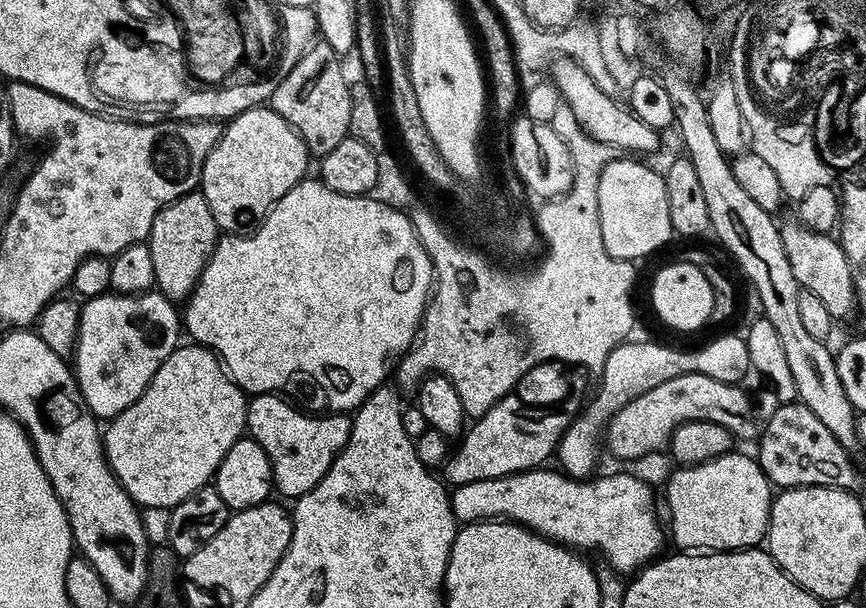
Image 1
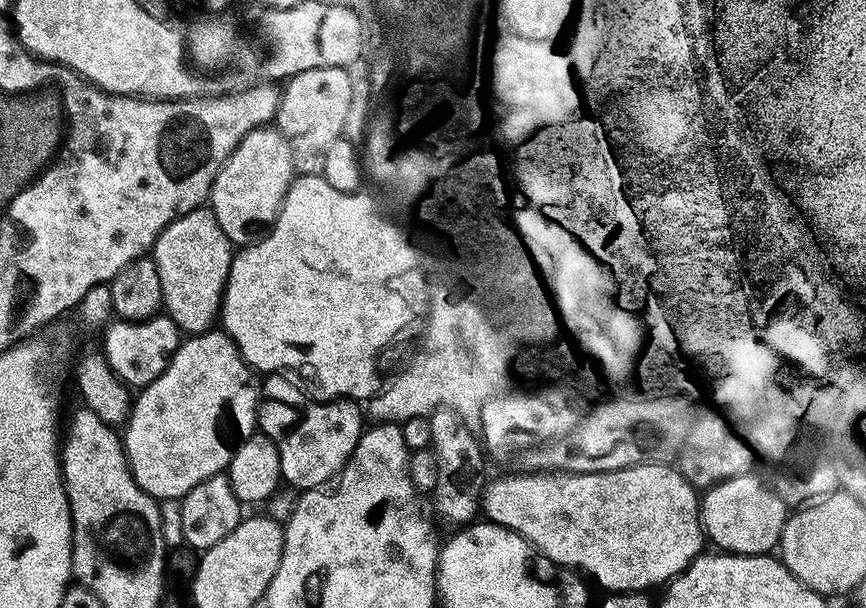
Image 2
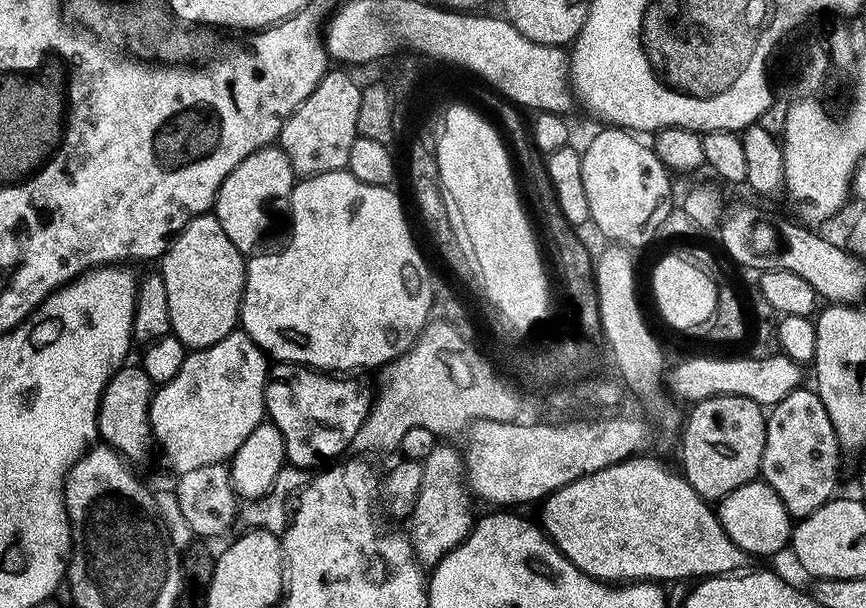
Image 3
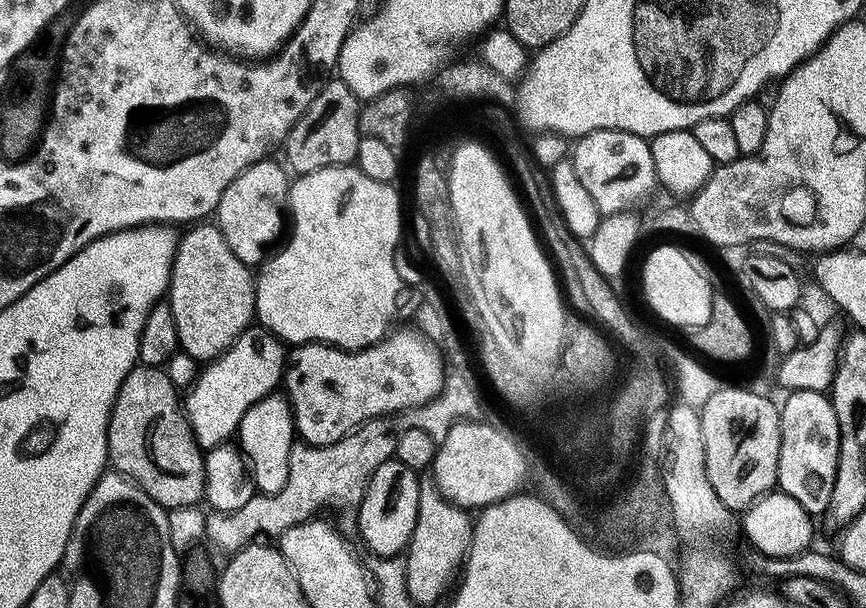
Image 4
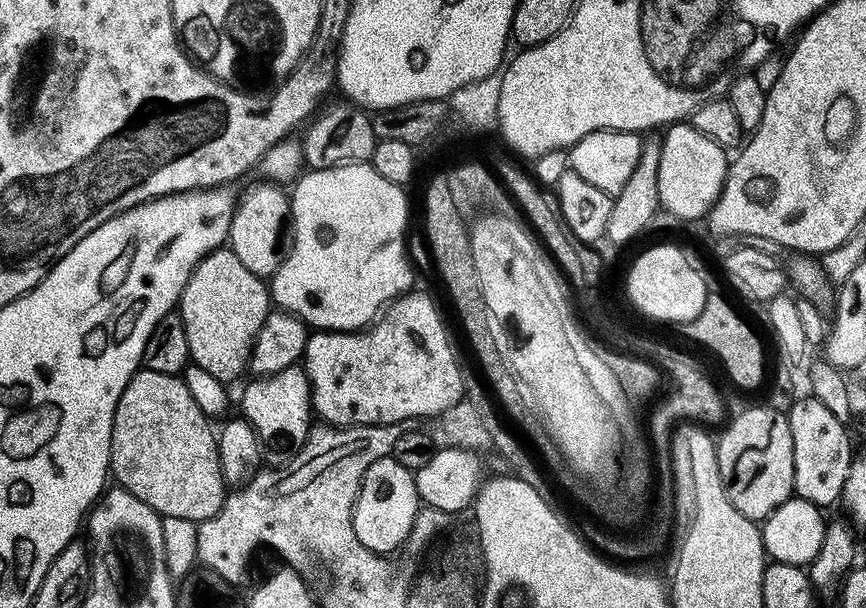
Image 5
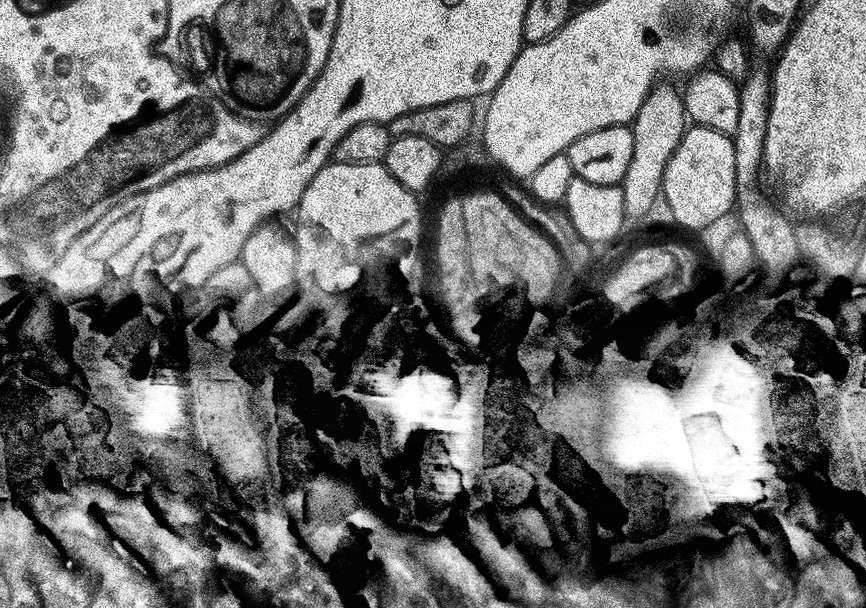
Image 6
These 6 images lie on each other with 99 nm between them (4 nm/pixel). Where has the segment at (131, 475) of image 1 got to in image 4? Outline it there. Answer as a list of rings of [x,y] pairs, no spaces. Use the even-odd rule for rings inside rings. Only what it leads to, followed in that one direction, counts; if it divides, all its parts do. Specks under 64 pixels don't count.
[[[249,326],[224,355],[207,361],[196,381],[187,389],[182,403],[201,449],[207,450],[231,441],[237,435],[242,414],[262,398],[281,387],[286,367],[286,345],[263,326]]]

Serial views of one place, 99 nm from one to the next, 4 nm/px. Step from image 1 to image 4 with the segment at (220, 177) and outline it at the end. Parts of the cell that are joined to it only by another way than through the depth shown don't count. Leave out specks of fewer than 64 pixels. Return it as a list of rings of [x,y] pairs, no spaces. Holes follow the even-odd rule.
[[[265,158],[259,160],[256,164],[251,164],[246,170],[242,170],[242,174],[238,174],[238,178],[234,178],[234,182],[230,182],[230,186],[226,186],[226,190],[222,194],[222,198],[218,202],[214,213],[215,223],[218,225],[221,234],[224,236],[226,246],[230,246],[230,250],[234,250],[234,254],[238,254],[238,258],[243,264],[249,266],[260,266],[263,265],[265,260],[268,260],[272,256],[277,256],[289,242],[292,241],[292,205],[290,203],[290,176],[284,173],[286,171],[283,163],[275,164],[275,159]]]

